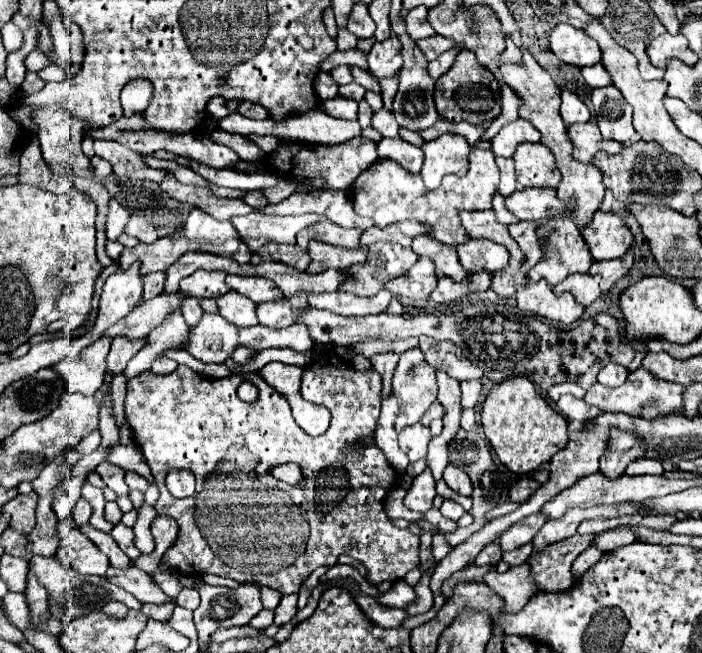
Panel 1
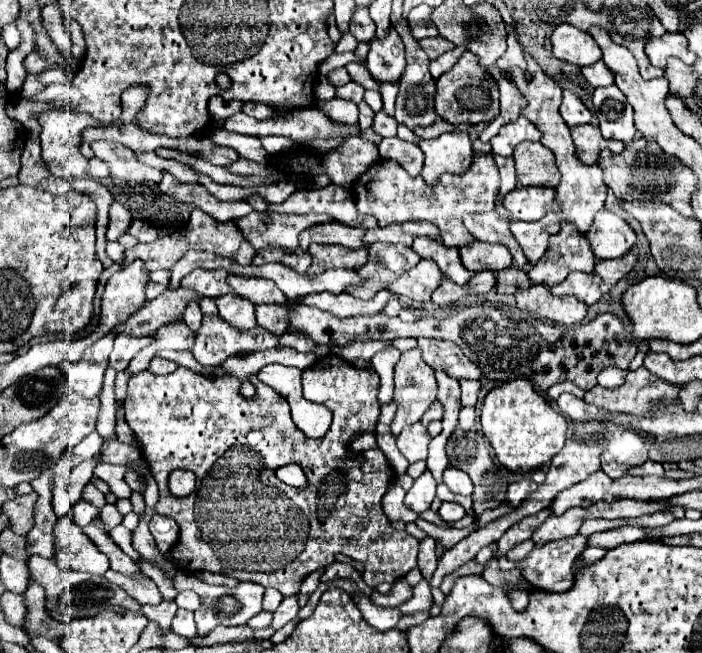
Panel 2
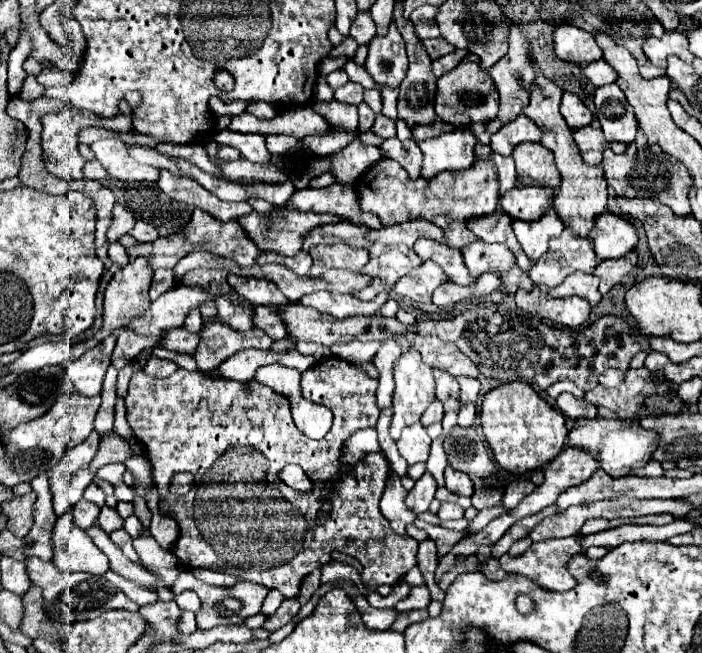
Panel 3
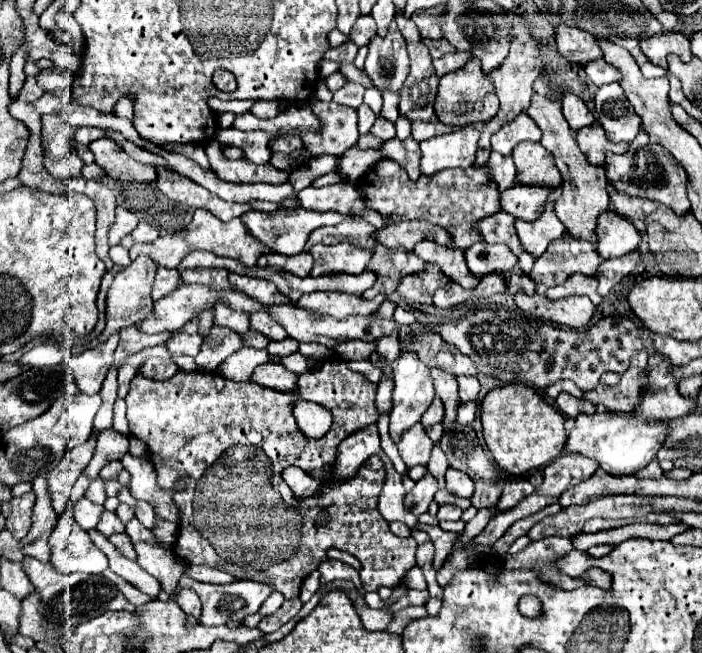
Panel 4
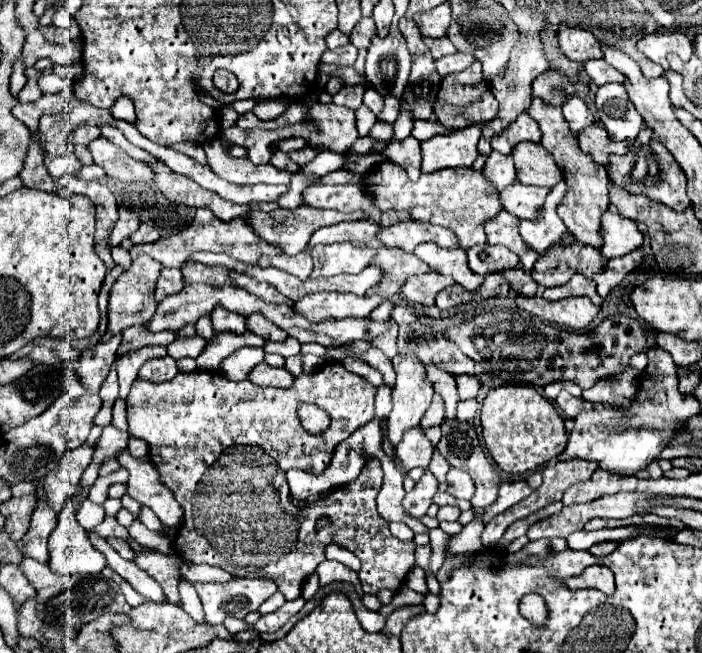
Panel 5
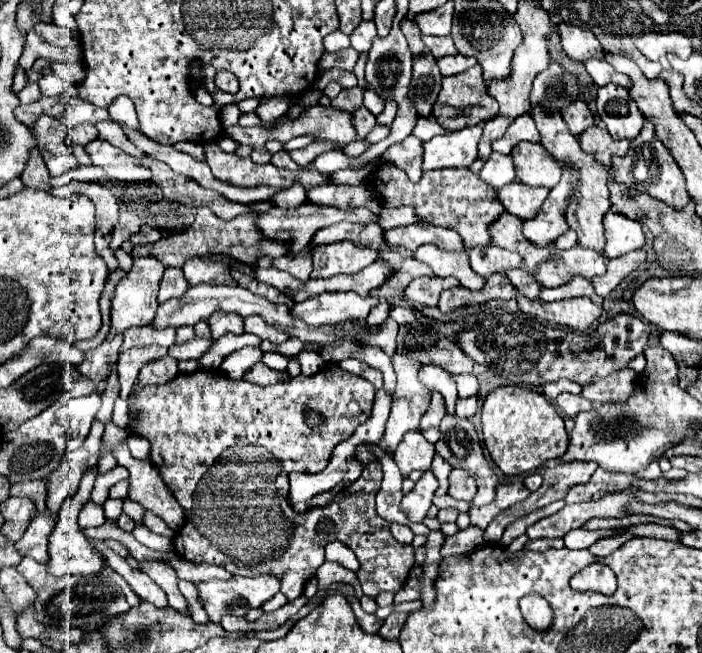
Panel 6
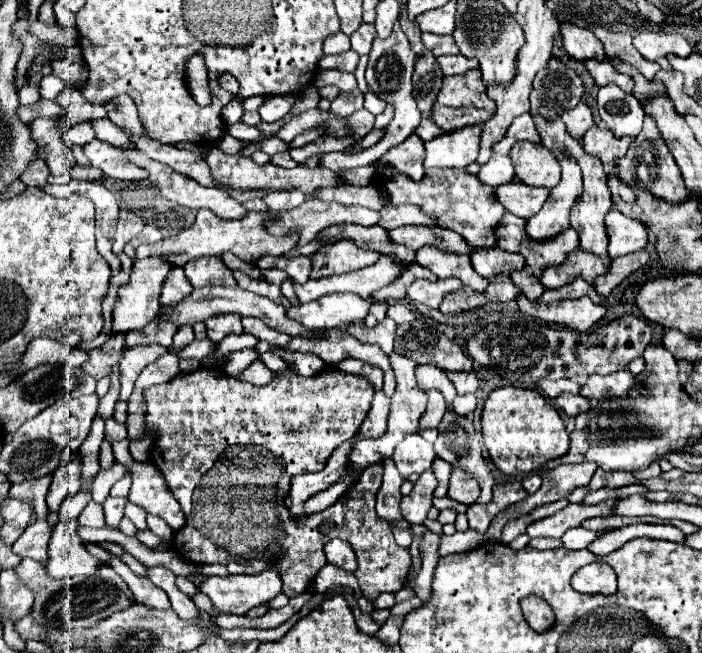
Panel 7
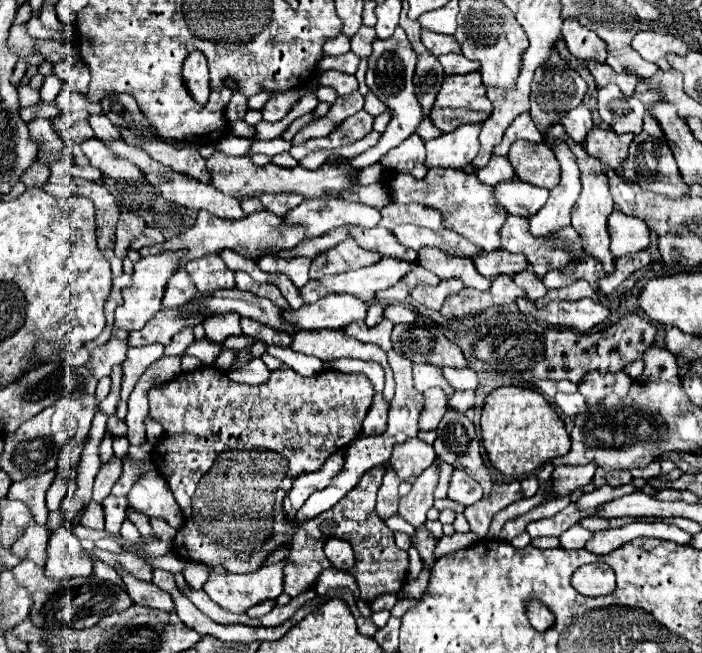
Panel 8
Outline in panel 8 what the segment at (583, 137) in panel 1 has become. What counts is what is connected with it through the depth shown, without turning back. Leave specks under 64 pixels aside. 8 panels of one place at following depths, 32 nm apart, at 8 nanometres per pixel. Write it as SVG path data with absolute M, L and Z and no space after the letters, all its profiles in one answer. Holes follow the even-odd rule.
M592 128L586 136L586 152L594 158L598 158L602 164L616 170L620 162L628 156L628 146L634 136L618 136L604 128Z

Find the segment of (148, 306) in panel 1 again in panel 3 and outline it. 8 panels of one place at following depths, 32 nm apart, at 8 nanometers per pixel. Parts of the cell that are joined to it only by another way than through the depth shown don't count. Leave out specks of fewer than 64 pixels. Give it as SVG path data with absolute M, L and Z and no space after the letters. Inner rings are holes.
M178 284L178 288L164 292L158 300L154 300L150 308L142 312L142 316L130 320L126 330L132 330L142 336L156 336L162 330L182 326L186 312L194 306L200 306L208 298L212 296L206 296L200 288Z

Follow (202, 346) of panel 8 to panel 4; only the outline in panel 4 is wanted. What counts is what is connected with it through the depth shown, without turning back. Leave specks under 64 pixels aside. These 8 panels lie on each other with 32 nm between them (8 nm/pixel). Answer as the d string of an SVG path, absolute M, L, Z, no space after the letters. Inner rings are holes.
M184 330L172 332L172 340L170 340L170 352L172 356L196 356L202 344L202 336L198 334L186 334Z

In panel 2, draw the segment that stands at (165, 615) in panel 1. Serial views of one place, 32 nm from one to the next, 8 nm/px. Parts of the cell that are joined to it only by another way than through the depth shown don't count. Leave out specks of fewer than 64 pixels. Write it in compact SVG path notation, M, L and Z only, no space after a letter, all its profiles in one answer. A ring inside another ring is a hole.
M162 602L158 606L142 606L142 614L152 622L158 622L162 628L170 628L176 614L176 602Z

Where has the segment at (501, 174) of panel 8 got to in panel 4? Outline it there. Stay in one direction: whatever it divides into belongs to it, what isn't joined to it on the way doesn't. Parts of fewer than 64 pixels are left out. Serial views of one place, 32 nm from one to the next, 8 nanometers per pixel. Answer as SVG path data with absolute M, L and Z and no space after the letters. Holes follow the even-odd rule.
M492 152L490 160L488 160L488 166L492 170L494 182L498 184L500 192L504 192L506 188L516 184L516 168L514 168L512 156L502 156L498 152Z

